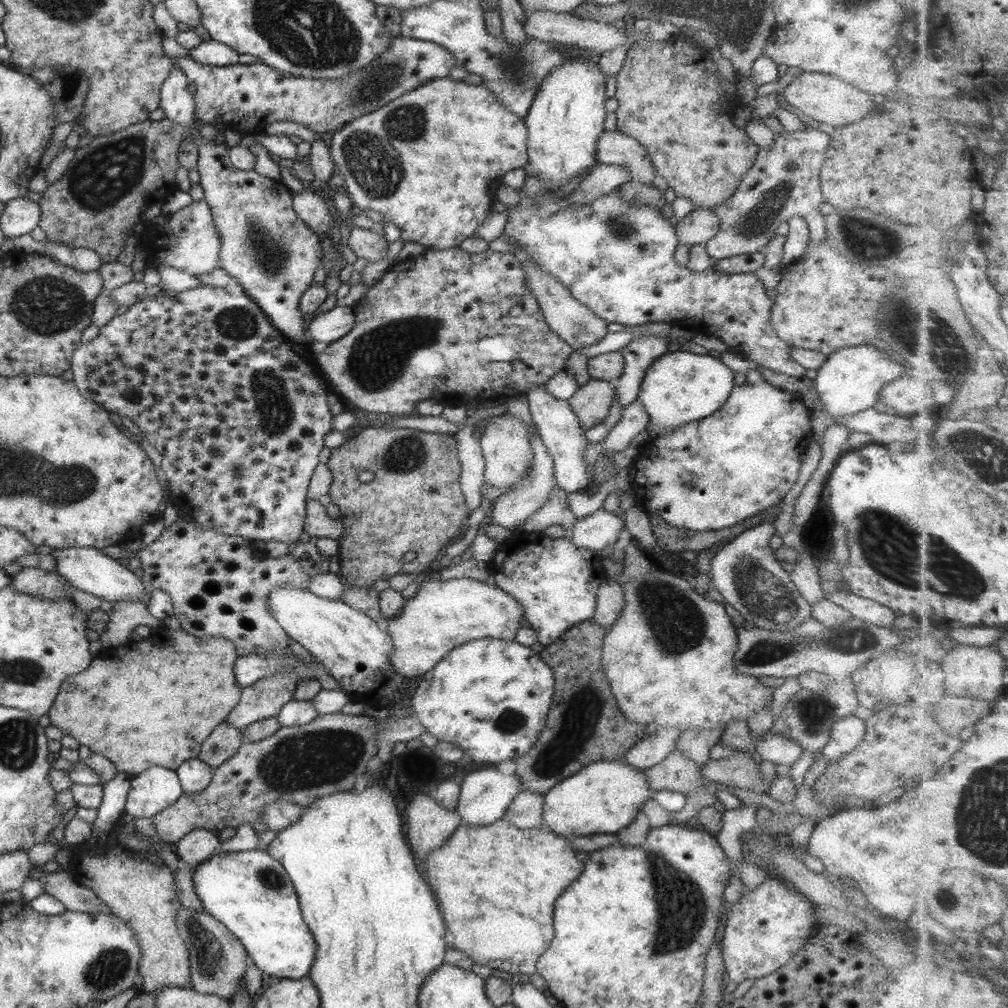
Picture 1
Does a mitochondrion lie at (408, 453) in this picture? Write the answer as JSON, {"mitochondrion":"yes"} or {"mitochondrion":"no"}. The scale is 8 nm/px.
{"mitochondrion":"yes"}

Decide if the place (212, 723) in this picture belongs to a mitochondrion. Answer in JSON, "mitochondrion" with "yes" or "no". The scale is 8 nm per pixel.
{"mitochondrion":"no"}

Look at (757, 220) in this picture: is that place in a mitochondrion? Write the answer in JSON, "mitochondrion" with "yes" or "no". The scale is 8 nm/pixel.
{"mitochondrion":"yes"}

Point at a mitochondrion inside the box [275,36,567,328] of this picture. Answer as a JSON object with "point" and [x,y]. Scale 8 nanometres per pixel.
{"point":[368,158]}

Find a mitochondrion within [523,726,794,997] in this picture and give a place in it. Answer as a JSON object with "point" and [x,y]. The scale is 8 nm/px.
{"point":[682,910]}

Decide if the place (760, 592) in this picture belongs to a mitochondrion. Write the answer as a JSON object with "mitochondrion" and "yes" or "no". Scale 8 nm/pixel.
{"mitochondrion":"yes"}

